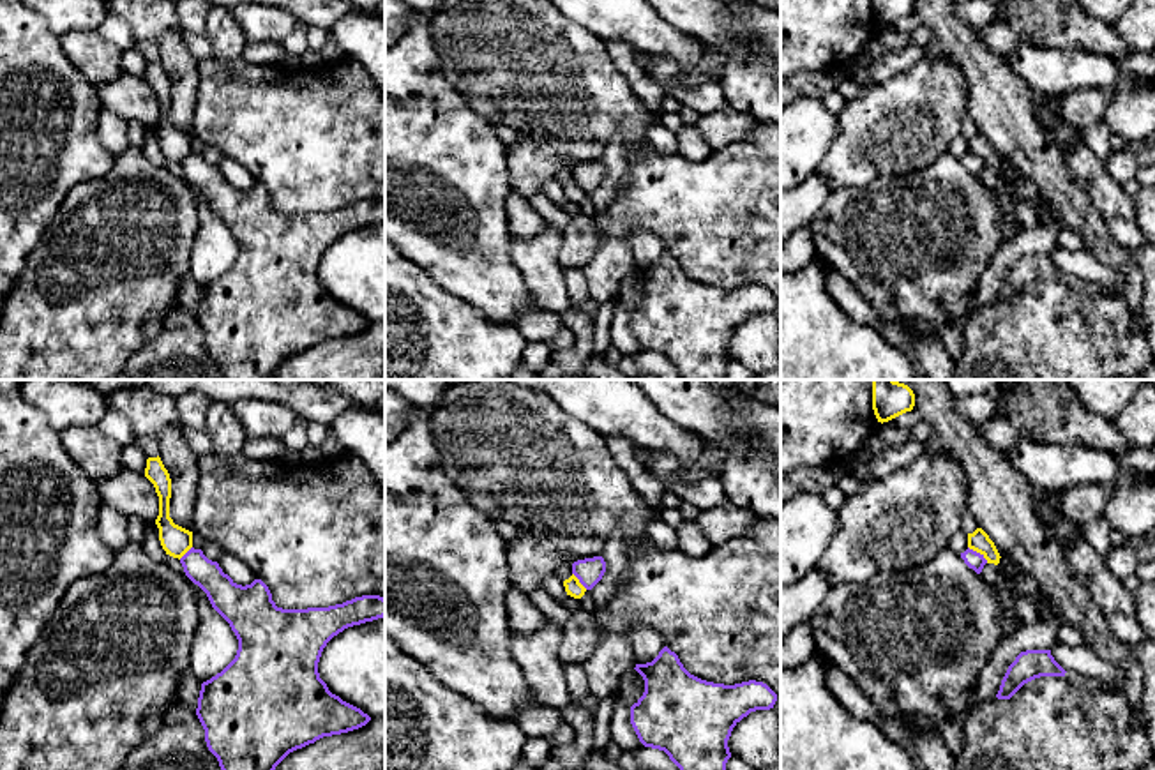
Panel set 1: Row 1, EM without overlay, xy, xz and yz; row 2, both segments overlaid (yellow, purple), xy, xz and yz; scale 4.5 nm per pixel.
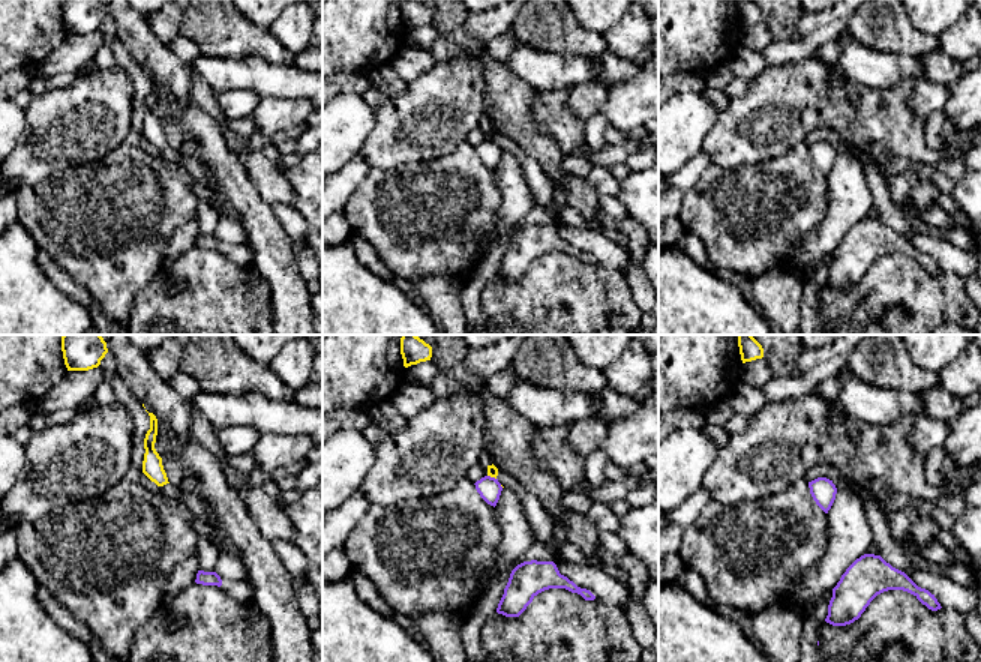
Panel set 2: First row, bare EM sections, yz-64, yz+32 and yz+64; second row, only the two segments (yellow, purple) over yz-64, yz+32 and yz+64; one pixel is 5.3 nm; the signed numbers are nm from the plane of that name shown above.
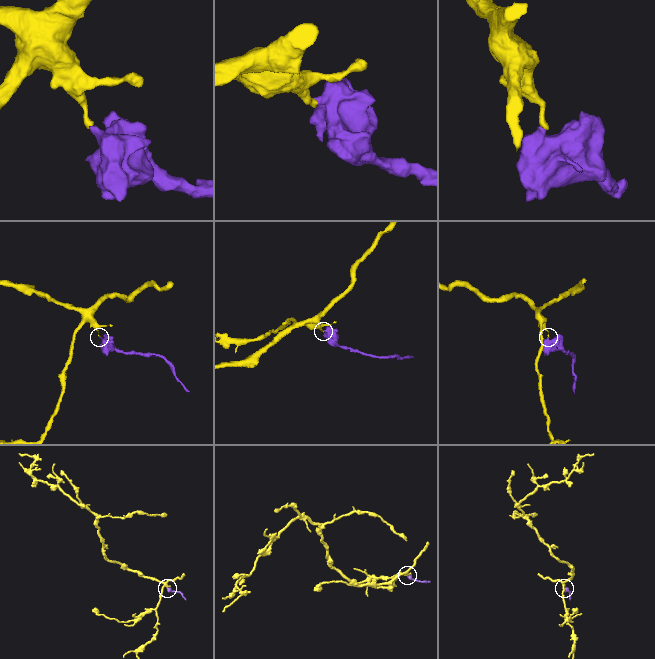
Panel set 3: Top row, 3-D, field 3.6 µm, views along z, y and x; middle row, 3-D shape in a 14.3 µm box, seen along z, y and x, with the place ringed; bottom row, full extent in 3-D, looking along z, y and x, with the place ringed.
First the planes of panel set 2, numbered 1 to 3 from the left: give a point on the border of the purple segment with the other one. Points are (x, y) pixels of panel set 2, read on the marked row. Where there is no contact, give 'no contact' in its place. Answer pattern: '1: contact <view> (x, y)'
1: no contact
2: contact yz+32 (492, 476)
3: no contact

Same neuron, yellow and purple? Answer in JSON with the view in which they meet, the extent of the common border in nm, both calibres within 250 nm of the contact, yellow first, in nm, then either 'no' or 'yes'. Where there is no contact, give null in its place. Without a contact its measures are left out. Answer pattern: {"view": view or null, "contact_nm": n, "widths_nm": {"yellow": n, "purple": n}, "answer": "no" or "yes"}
{"view": "yz", "contact_nm": 120, "widths_nm": {"yellow": 100, "purple": 80}, "answer": "no"}

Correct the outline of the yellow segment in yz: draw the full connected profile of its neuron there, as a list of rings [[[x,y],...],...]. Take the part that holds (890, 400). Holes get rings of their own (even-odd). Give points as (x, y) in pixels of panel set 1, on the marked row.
[[[872,380],[872,410],[878,422],[888,422],[915,406],[913,390],[895,380]]]

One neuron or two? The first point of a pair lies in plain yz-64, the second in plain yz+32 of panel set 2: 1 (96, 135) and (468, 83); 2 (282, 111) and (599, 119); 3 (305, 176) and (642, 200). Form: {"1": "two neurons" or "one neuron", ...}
{"1": "one neuron", "2": "two neurons", "3": "one neuron"}

